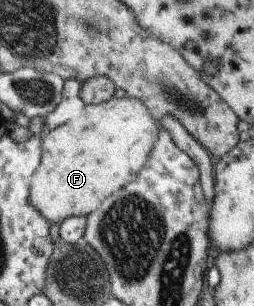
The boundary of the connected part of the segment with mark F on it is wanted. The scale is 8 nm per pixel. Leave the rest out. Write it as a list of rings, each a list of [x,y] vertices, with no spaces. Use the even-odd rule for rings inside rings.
[[[114,96],[104,103],[86,104],[79,116],[68,120],[66,123],[63,123],[54,129],[51,129],[50,132],[42,139],[41,162],[37,167],[33,175],[33,180],[30,184],[29,202],[33,205],[35,210],[38,210],[41,213],[41,216],[44,217],[44,219],[49,221],[50,225],[54,223],[62,223],[64,219],[72,216],[87,216],[88,214],[91,214],[96,207],[100,207],[100,203],[108,199],[114,191],[122,189],[124,185],[132,183],[132,179],[136,179],[136,175],[138,175],[138,173],[140,173],[140,169],[144,167],[149,153],[153,150],[154,144],[159,138],[160,130],[160,121],[157,121],[157,119],[151,114],[151,111],[148,109],[148,106],[145,106],[144,102],[137,100],[136,98],[131,98],[130,96],[116,98]]]

